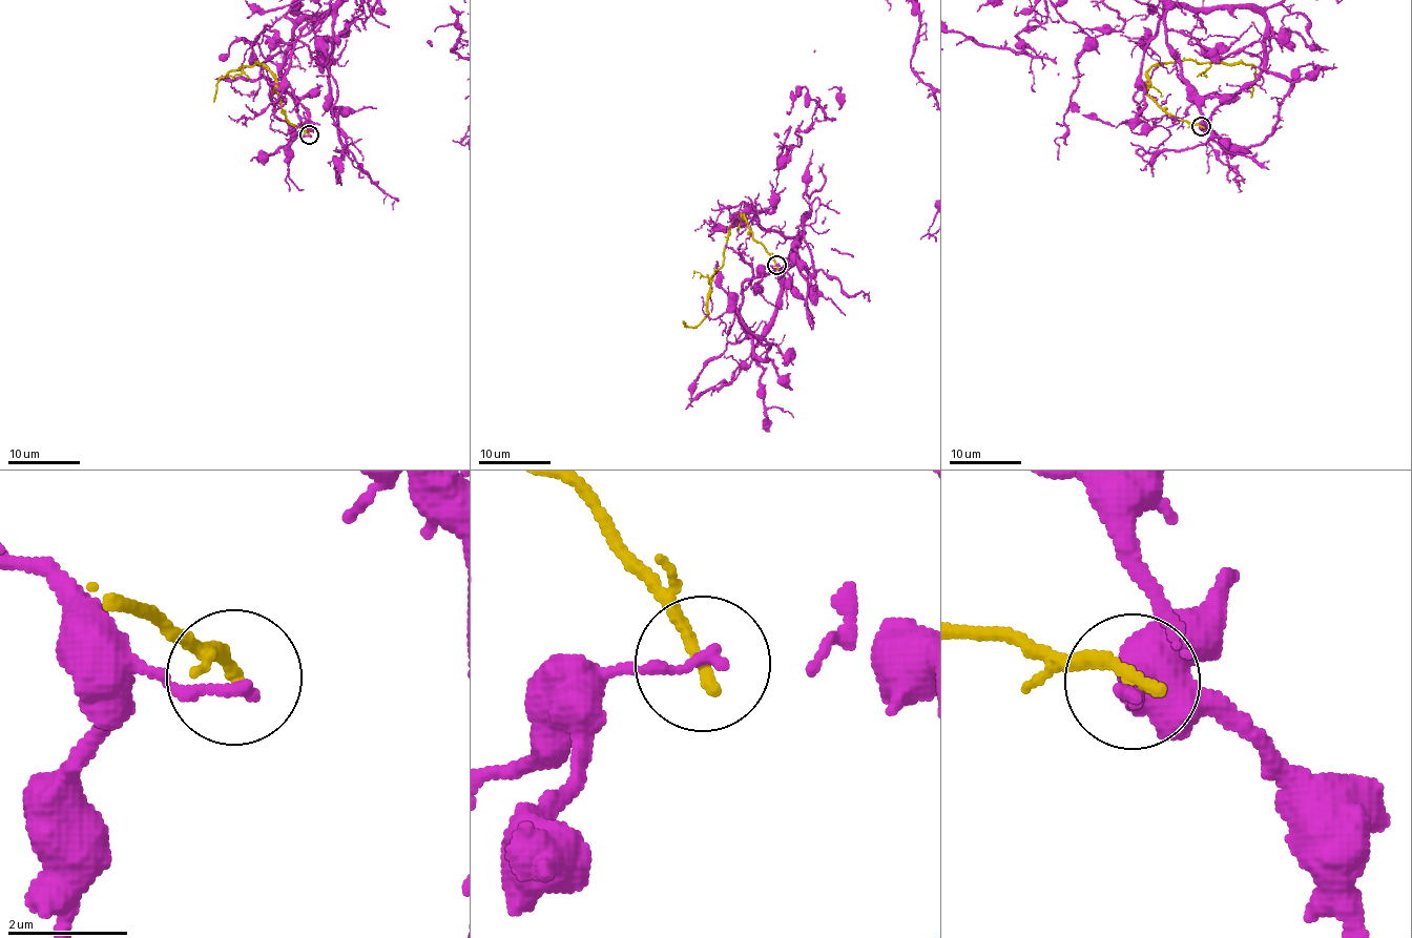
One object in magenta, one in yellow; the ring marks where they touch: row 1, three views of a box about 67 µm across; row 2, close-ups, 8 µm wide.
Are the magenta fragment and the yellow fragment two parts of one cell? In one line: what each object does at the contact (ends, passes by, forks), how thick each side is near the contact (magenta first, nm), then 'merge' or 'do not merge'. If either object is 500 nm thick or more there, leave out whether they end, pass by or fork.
magenta ends; yellow ends; calibres 200 and 260 nm; do not merge

